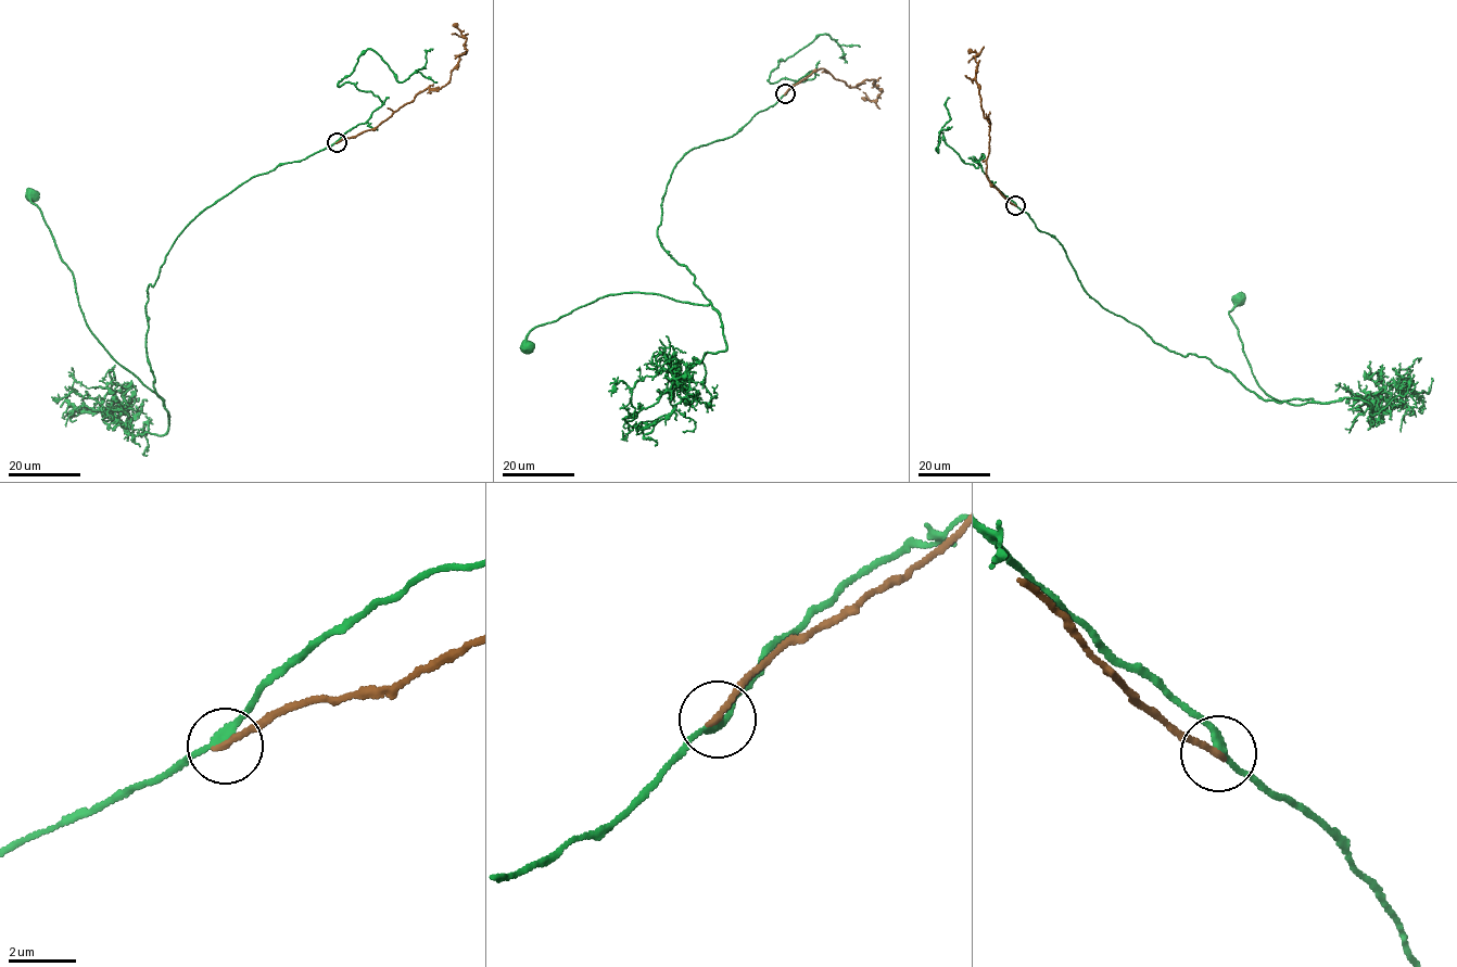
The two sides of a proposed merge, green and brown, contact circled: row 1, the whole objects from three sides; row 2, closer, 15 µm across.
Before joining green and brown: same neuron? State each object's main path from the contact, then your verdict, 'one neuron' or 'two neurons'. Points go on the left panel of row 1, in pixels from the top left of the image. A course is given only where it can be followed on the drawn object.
course green (337, 142), (251, 177), (177, 238), (144, 310), (148, 361), (163, 401), (91, 332), (33, 196); course brown (337, 142), (376, 128), (414, 96), (448, 81), (459, 55), (466, 50), (466, 38), (452, 25); two neurons

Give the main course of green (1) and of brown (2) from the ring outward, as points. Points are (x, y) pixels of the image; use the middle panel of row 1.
1: (785, 93), (737, 132), (683, 155), (667, 185), (658, 239), (710, 303), (610, 294), (533, 328), (528, 345)
2: (785, 93), (822, 68), (851, 87), (873, 79), (872, 85), (882, 91), (874, 101), (861, 98)

